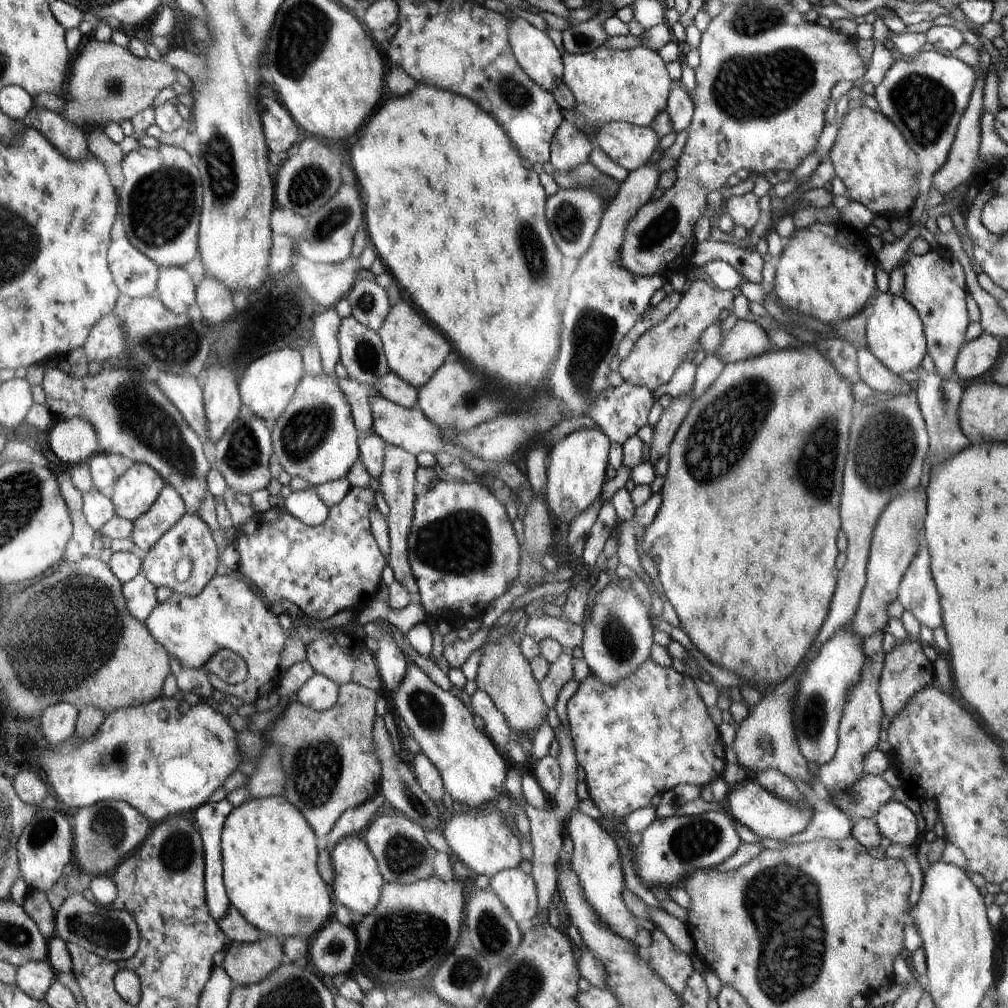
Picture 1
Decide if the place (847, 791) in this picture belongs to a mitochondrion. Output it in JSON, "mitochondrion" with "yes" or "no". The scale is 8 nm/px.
{"mitochondrion":"no"}

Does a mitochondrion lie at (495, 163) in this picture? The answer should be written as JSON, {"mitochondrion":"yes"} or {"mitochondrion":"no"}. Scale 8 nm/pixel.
{"mitochondrion":"no"}

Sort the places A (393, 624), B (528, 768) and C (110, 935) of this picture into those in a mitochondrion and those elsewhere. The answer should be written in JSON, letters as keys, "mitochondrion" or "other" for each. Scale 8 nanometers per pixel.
{"A":"other","B":"other","C":"mitochondrion"}

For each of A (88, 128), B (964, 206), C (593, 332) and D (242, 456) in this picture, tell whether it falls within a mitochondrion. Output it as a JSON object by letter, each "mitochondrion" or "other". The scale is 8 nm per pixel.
{"A":"other","B":"other","C":"mitochondrion","D":"mitochondrion"}

